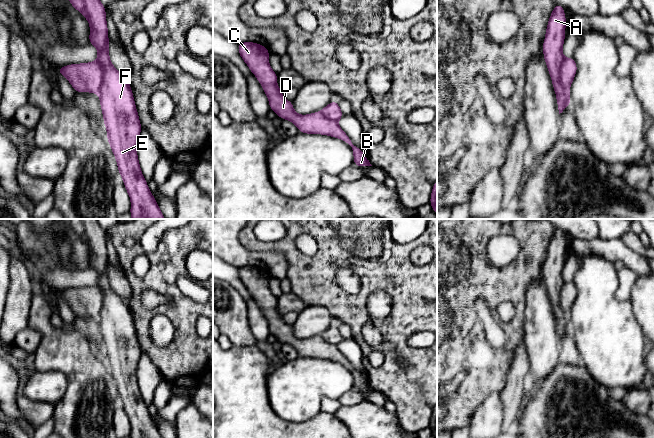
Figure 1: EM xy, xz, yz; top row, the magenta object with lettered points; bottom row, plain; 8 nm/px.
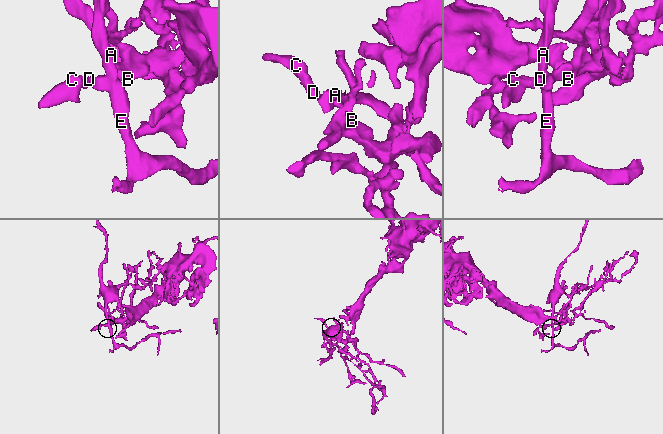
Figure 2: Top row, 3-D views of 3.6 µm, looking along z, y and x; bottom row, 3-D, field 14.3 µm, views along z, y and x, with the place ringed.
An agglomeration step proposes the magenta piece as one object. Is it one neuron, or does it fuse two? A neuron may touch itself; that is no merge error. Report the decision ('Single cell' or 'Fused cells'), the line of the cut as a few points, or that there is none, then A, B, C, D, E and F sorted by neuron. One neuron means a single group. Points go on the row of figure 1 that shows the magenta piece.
Single cell. No split. Groups: A B C D E F

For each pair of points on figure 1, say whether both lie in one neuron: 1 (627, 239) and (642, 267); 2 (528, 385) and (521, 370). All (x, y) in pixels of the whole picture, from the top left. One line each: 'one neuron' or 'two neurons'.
1: two neurons
2: two neurons

